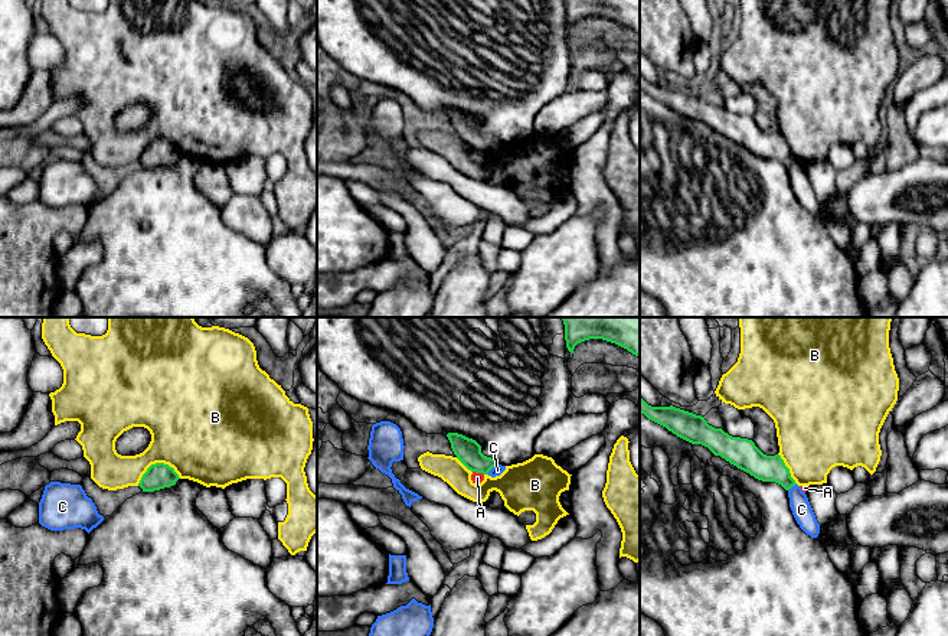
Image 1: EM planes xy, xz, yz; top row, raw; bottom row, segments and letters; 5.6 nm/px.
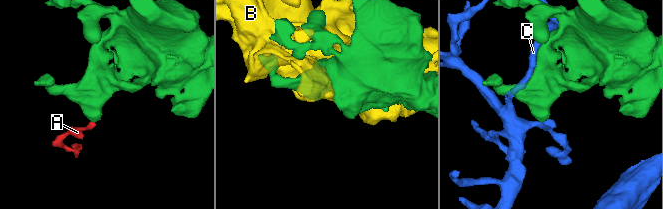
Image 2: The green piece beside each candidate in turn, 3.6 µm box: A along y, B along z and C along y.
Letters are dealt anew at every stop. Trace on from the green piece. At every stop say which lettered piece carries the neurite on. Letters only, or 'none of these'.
none of these

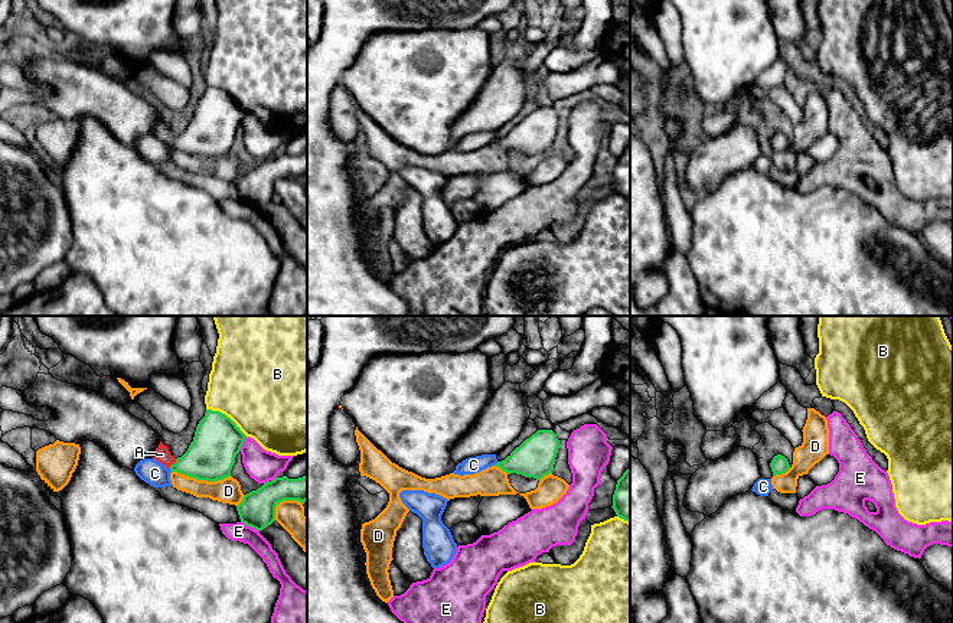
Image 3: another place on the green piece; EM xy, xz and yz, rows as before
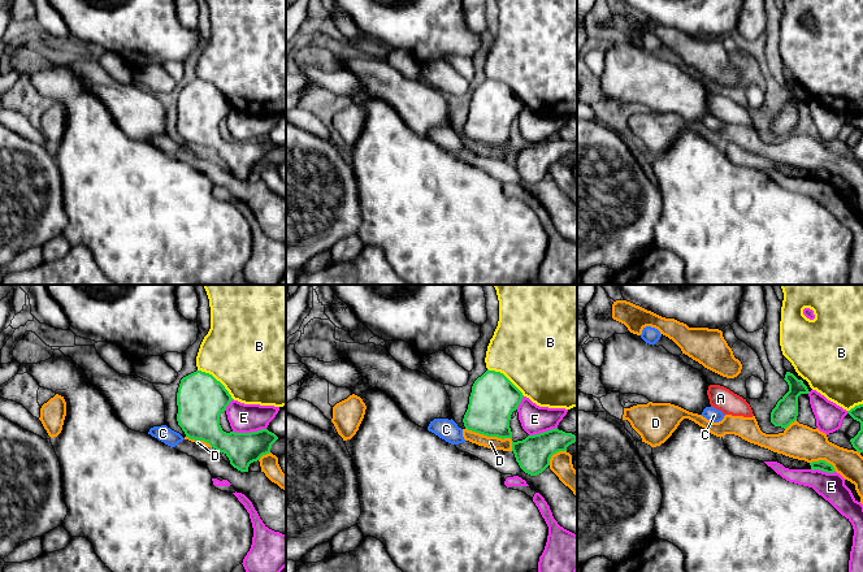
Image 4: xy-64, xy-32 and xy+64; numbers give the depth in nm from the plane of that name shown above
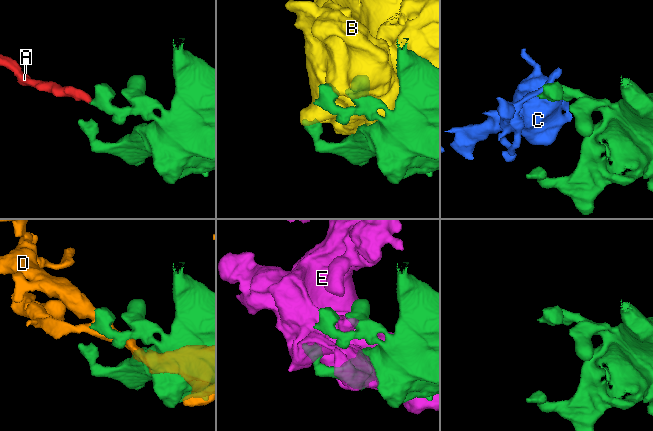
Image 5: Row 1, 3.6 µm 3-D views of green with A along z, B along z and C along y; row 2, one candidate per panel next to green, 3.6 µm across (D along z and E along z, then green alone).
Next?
A

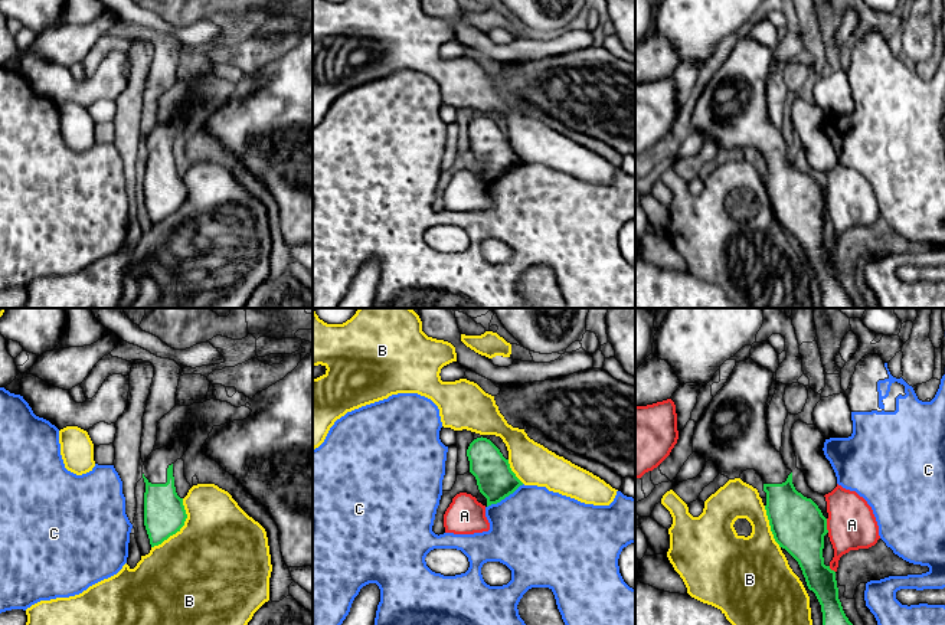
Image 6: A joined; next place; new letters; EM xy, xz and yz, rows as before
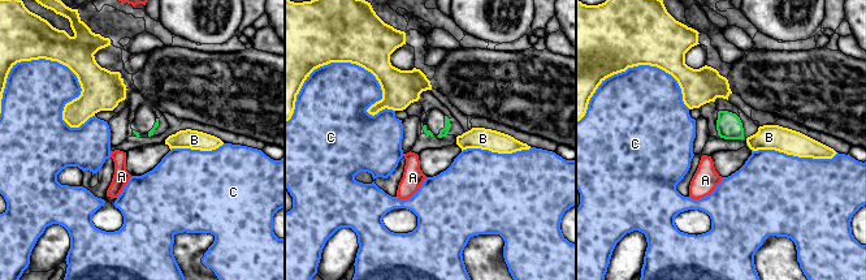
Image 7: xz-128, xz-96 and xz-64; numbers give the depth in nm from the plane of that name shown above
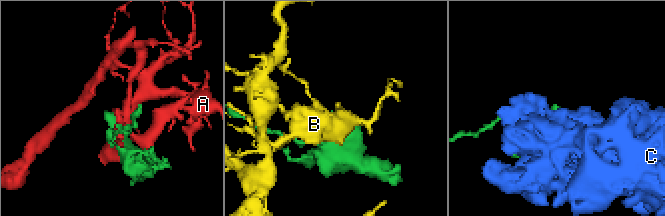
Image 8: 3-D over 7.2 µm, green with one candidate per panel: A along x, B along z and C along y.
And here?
none of these

